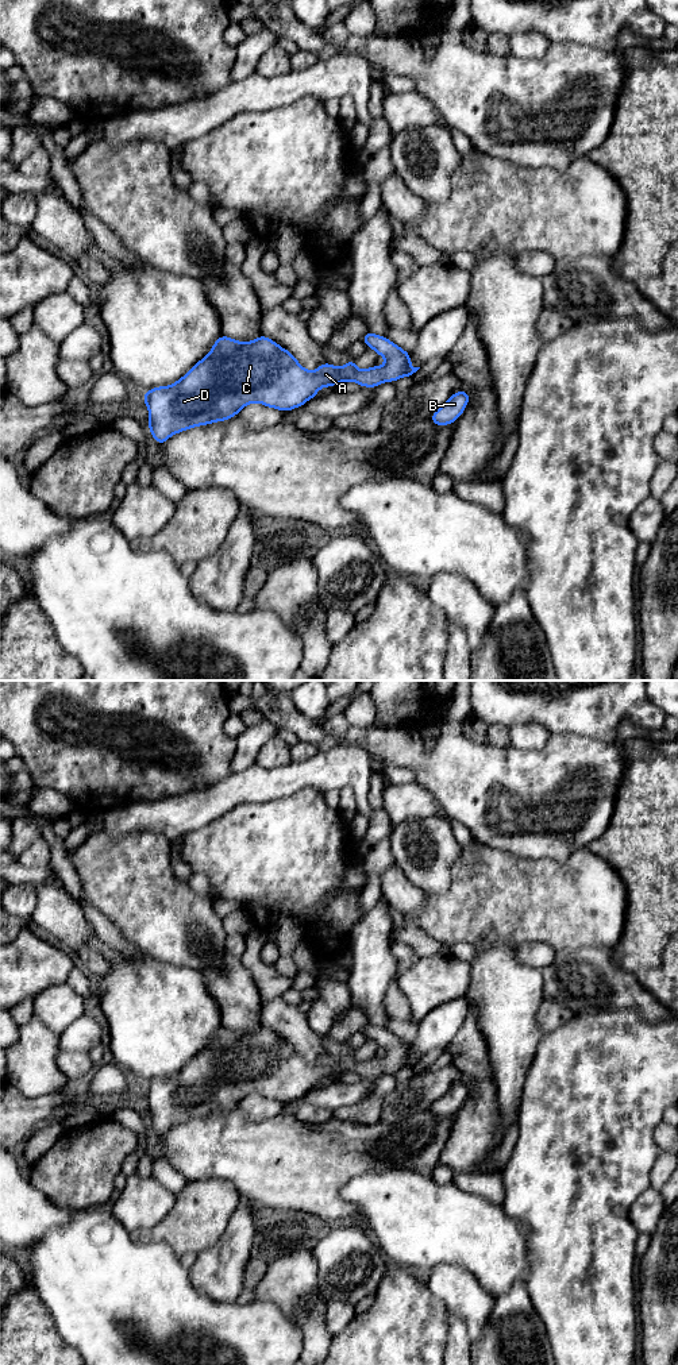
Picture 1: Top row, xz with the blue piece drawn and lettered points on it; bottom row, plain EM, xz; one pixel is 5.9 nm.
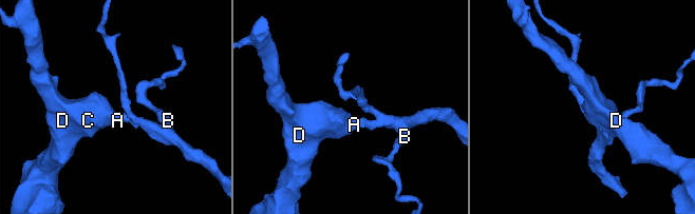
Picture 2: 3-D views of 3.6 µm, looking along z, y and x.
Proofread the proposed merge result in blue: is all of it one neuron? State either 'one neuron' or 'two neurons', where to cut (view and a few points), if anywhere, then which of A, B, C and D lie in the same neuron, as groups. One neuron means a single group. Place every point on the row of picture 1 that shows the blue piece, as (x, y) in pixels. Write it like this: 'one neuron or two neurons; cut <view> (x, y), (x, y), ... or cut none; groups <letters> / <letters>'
one neuron; cut none; groups A B C D

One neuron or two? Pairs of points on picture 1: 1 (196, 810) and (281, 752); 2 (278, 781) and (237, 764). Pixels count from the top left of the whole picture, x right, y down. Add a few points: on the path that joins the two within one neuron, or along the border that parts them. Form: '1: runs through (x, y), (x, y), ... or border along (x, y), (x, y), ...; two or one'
1: border along (291, 759), (284, 764), (269, 768), (255, 766); two
2: border along (254, 764), (232, 774); two

